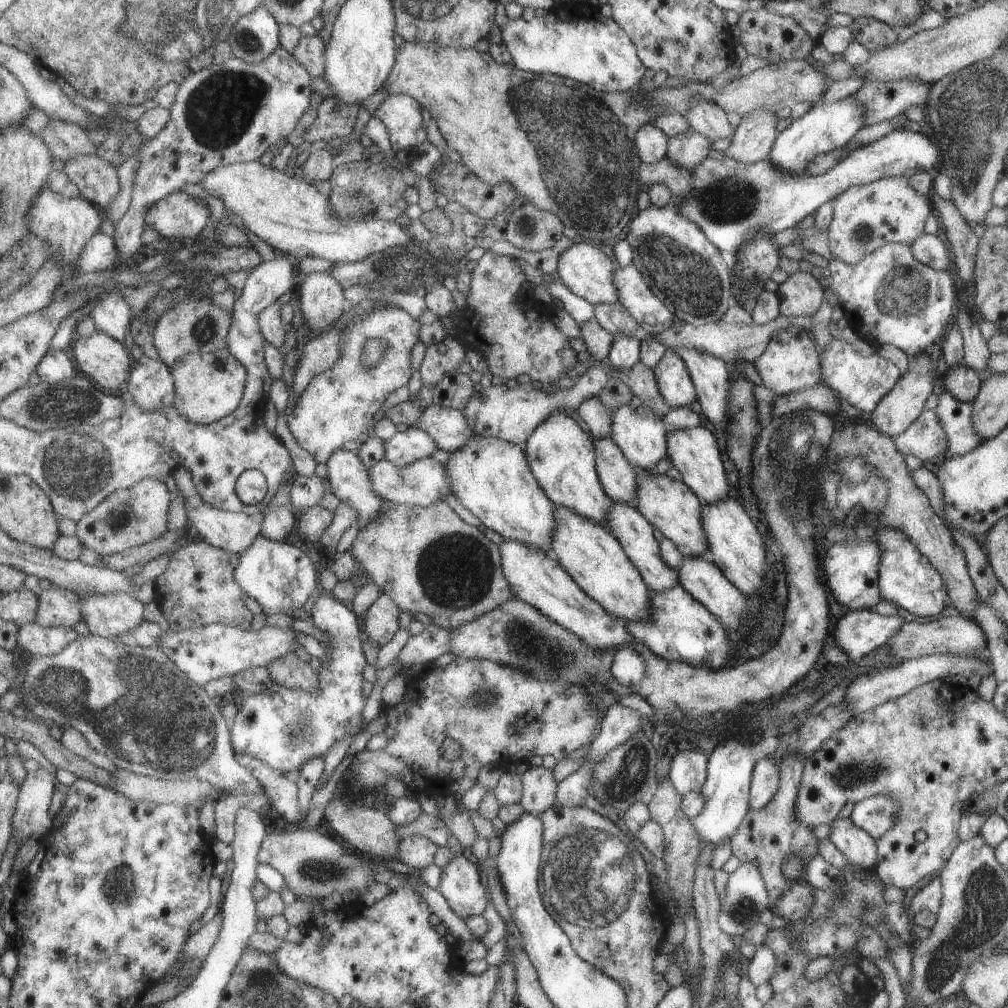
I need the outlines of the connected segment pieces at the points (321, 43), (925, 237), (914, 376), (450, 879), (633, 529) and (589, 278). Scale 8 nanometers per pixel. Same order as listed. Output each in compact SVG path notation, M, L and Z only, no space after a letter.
M317 34L315 37L304 37L293 53L311 72L313 78L322 77L325 79L327 71L326 51L325 38Z
M940 233L921 234L910 246L918 262L936 270L952 267L950 248Z
M921 354L910 358L908 371L901 376L893 390L873 410L870 420L872 420L874 426L880 432L893 438L896 438L900 433L904 433L924 412L924 403L928 396L932 394L936 377L930 355Z
M468 856L452 857L442 868L439 890L450 901L452 908L465 919L486 912L486 884L479 864L470 862Z
M613 501L613 505L606 515L607 524L612 534L615 535L625 549L625 553L633 561L634 566L641 571L642 578L652 591L671 589L679 582L677 570L669 567L661 557L661 547L654 537L654 528L649 519L641 513L634 504L622 501Z
M576 243L559 255L555 276L576 296L590 304L615 303L618 301L617 288L611 282L614 272L612 260L599 247L592 243Z

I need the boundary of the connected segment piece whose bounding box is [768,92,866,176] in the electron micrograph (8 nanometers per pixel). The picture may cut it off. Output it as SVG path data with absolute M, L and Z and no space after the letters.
M851 92L847 97L837 101L824 103L820 100L814 108L807 111L801 118L780 131L773 148L770 149L768 159L779 171L789 175L806 174L809 162L819 154L830 152L842 145L848 144L857 130L865 124L865 107L860 105Z

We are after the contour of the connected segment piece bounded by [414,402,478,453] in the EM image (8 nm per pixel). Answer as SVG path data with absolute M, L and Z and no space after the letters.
M433 402L423 409L423 416L414 426L429 432L438 448L449 453L460 450L471 438L478 436L462 409L447 407L442 403Z

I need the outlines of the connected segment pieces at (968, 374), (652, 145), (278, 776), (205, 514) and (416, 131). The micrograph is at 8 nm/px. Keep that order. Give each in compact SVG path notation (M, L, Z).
M964 363L947 368L942 376L947 392L963 403L972 403L979 393L982 381L979 372Z
M646 123L635 132L635 144L643 163L654 164L667 156L669 135L660 127Z
M238 752L237 757L265 785L267 794L273 800L275 808L289 822L298 824L304 816L302 816L302 812L298 810L297 806L298 784L296 784L295 779L287 779L281 770L275 769L253 754Z
M184 468L178 469L175 477L179 484L179 489L185 496L186 510L185 515L187 520L194 527L194 532L202 539L210 541L214 546L229 550L233 553L242 554L248 550L256 539L263 534L265 525L266 511L258 514L249 515L248 513L235 513L227 511L217 506L212 506L206 502L206 499L201 495L196 481L193 477L193 472Z
M389 96L374 115L386 124L395 152L419 148L428 140L428 114L413 96Z

